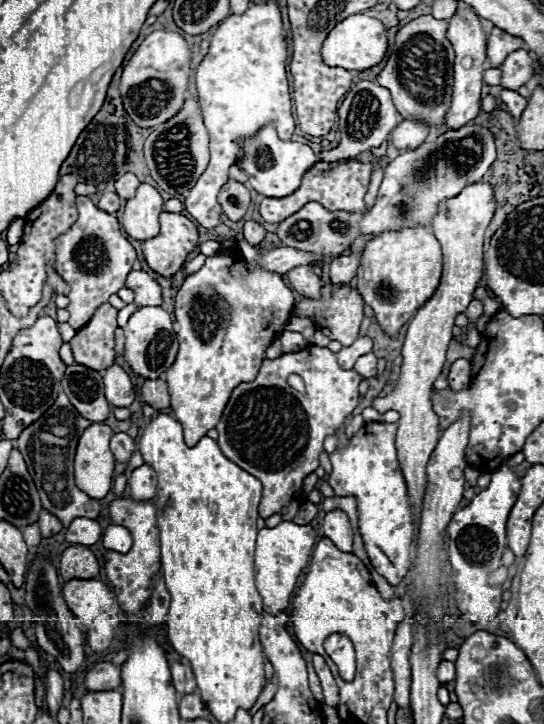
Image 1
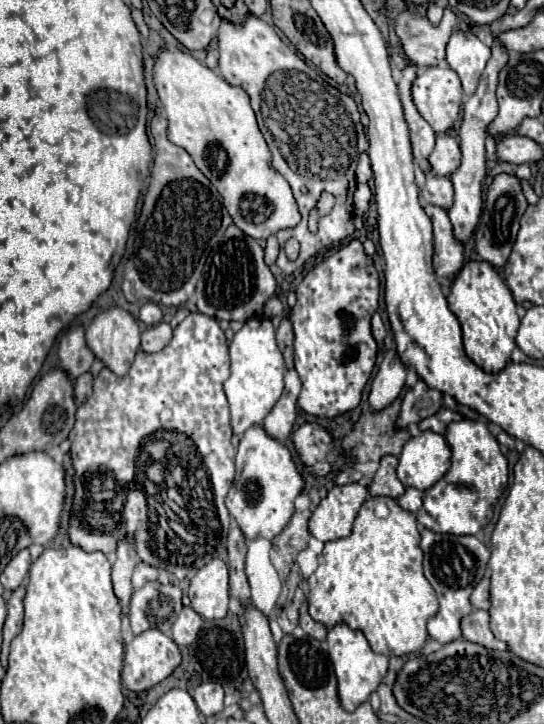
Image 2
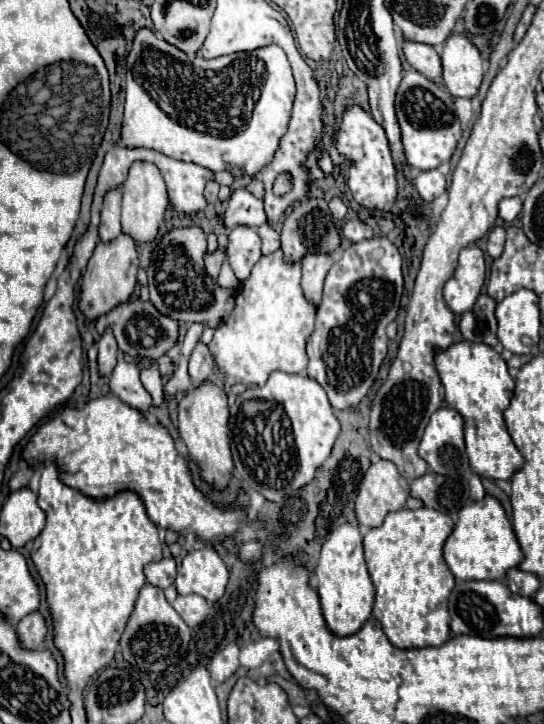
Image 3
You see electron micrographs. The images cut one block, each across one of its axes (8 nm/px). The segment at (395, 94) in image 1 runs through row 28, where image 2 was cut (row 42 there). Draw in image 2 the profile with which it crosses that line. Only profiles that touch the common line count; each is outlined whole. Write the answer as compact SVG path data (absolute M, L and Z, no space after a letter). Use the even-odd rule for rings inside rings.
M408 6L406 10L398 12L394 30L410 64L438 66L438 62L444 60L446 42L456 26L458 16L450 10L450 6L444 8L444 16L438 26L430 24L426 14L416 12L414 6Z

